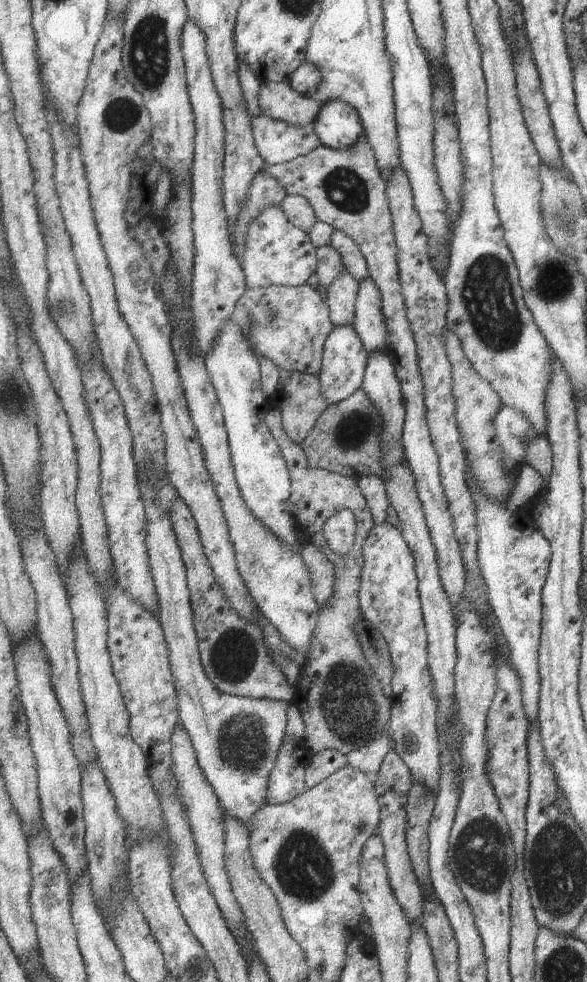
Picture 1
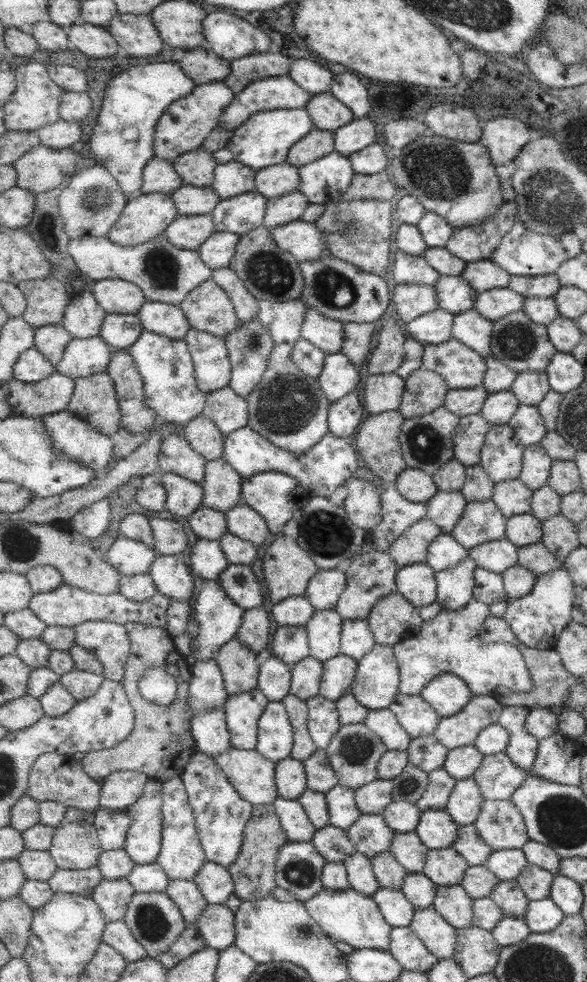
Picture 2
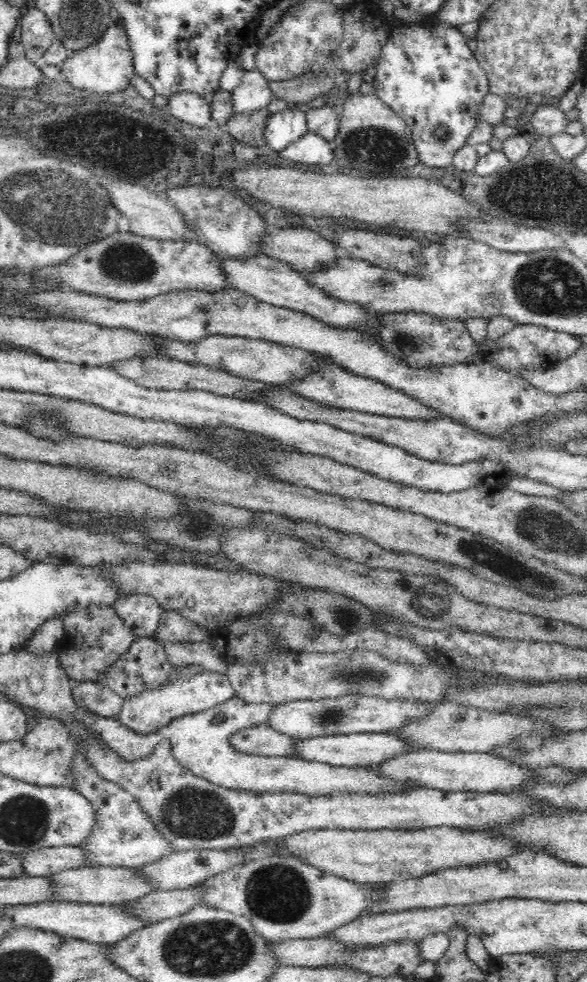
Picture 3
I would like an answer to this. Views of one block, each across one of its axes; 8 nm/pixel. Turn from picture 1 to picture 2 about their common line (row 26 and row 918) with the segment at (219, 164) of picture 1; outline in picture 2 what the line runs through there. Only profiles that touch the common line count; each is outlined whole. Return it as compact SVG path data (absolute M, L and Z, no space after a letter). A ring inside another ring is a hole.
M171 880L166 892L180 905L181 913L189 925L197 923L208 908L209 903L195 881Z

